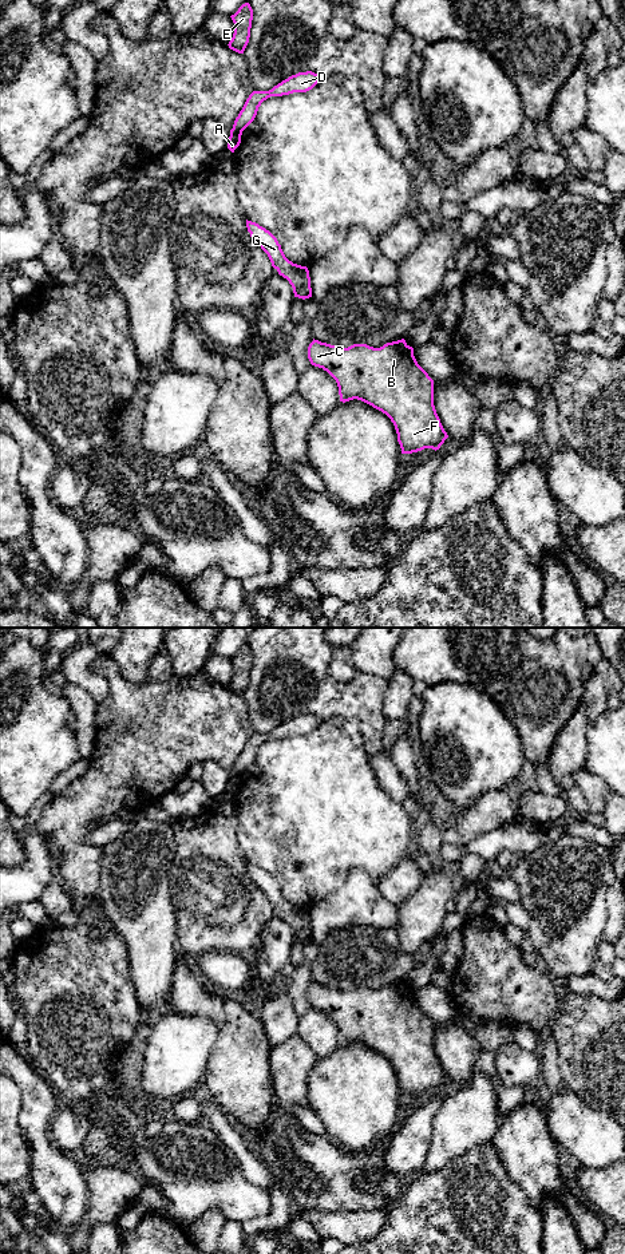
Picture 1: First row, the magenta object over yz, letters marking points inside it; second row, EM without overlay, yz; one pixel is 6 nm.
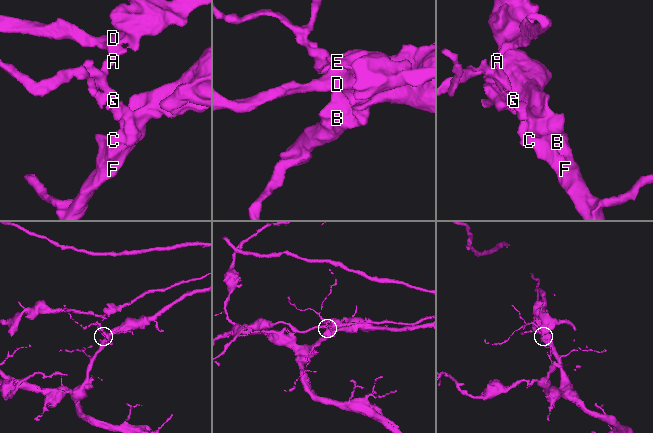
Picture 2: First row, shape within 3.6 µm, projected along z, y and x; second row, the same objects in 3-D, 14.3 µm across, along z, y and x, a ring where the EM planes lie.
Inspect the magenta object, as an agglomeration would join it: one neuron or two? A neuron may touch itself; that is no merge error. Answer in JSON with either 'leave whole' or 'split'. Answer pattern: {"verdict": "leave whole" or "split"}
{"verdict": "split"}

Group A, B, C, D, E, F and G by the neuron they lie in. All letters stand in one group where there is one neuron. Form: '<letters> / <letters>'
A B C F G / D E

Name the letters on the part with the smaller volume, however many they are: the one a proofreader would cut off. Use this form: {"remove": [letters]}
{"remove": ["D", "E"]}

